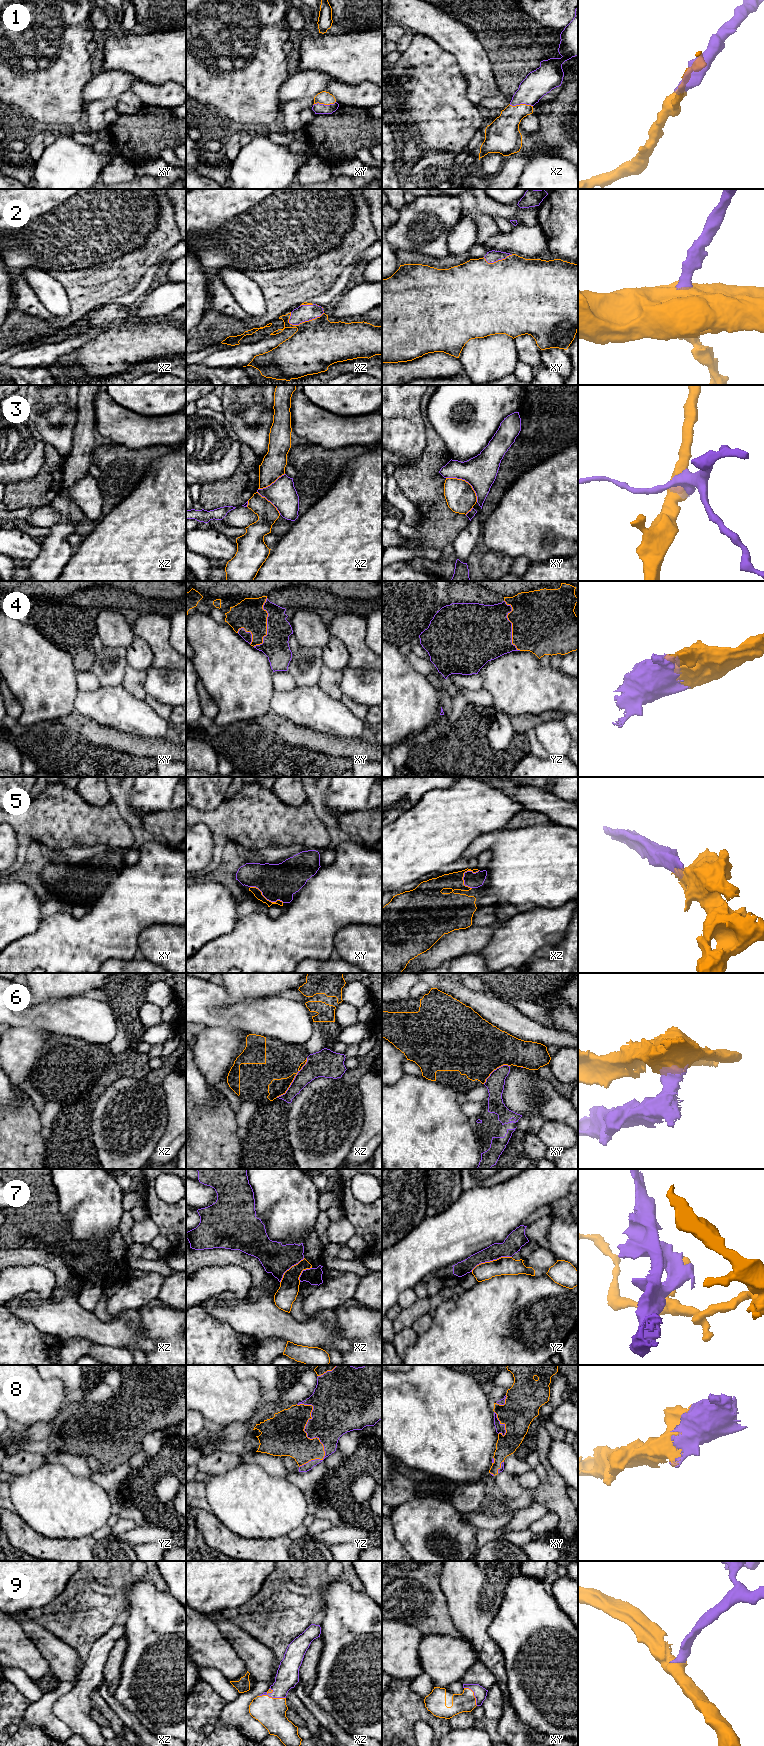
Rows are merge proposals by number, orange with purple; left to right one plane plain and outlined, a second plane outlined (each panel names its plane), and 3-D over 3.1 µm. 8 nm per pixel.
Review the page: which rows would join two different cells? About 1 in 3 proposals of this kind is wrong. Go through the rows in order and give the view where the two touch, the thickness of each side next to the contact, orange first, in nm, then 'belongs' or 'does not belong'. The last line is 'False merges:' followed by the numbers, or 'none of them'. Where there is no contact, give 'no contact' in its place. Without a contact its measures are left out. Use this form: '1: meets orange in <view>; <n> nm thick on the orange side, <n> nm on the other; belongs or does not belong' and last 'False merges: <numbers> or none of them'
1: meets orange in xz; 240 nm thick on the orange side, 220 nm on the other; belongs
2: meets orange in xz; 400 nm thick on the orange side, 130 nm on the other; belongs
3: meets orange in xy; 240 nm thick on the orange side, 260 nm on the other; does not belong
4: meets orange in yz; 500 nm thick on the orange side, 460 nm on the other; belongs
5: meets orange in xy; 70 nm thick on the orange side, 280 nm on the other; belongs
6: meets orange in xz; 140 nm thick on the orange side, 200 nm on the other; does not belong
7: meets orange in yz; 140 nm thick on the orange side, 150 nm on the other; does not belong
8: meets orange in yz; 340 nm thick on the orange side, 340 nm on the other; belongs
9: meets orange in xz; 240 nm thick on the orange side, 180 nm on the other; belongs
False merges: 3, 6, 7

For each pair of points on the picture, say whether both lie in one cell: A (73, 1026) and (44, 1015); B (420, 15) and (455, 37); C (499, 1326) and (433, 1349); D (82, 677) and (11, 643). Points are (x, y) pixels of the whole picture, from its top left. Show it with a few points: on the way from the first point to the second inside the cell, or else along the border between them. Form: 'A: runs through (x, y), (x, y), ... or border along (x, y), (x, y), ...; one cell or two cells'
A: runs through (66, 1019), (63, 1016), (51, 1015); one cell
B: runs through (429, 21), (446, 31); one cell
C: runs through (483, 1342), (476, 1349), (449, 1349); one cell
D: border along (76, 672), (76, 686), (79, 691); two cells

